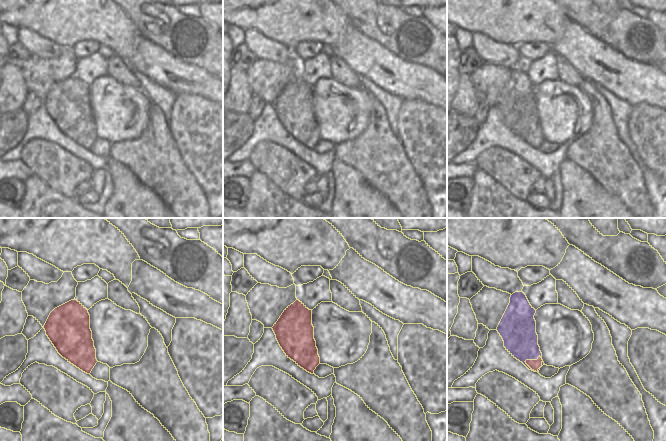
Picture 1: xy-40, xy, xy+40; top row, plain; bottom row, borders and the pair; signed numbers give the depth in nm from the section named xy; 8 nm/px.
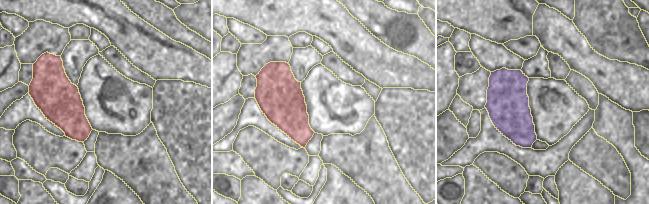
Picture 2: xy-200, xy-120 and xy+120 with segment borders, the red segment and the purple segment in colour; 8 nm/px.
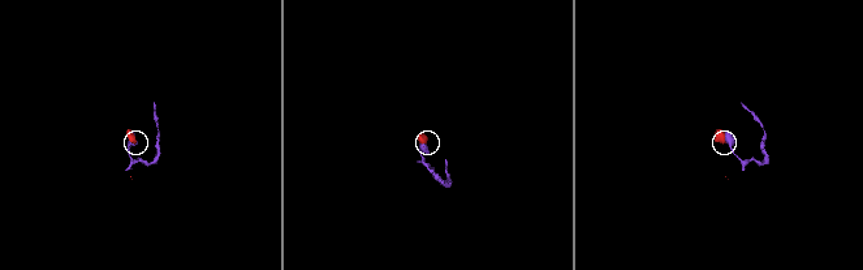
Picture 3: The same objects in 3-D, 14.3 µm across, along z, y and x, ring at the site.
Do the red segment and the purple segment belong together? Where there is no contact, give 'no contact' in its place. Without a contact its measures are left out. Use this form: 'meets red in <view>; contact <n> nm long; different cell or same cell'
meets red in xy+40; contact 140 nm long; different cell

